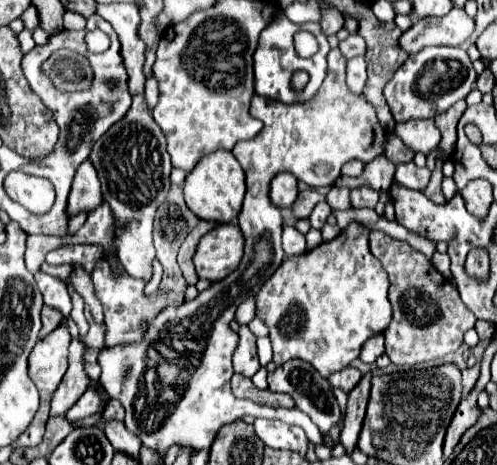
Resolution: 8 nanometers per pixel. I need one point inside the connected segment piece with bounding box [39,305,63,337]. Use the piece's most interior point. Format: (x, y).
(51, 319)

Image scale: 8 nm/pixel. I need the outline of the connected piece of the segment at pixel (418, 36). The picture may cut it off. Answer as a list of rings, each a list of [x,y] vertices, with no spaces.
[[[453,7],[453,11],[445,17],[419,19],[417,23],[413,23],[411,29],[401,35],[399,47],[403,47],[409,55],[429,45],[457,47],[465,43],[465,39],[473,33],[473,27],[475,21],[463,9]]]

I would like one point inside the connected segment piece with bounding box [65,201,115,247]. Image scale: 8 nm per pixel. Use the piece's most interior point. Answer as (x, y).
(99, 228)

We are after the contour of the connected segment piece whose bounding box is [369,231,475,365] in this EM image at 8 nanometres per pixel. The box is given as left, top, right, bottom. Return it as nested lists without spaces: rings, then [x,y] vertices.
[[[371,231],[369,249],[381,261],[391,283],[389,301],[393,305],[393,321],[383,333],[389,359],[395,365],[415,365],[457,351],[465,331],[475,325],[475,315],[461,303],[457,289],[433,267],[431,259],[405,241]]]

